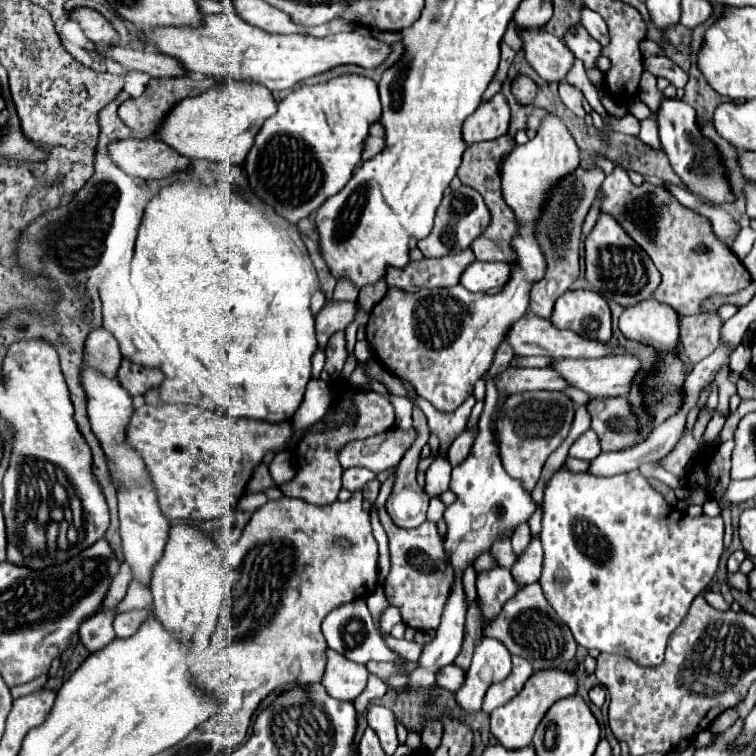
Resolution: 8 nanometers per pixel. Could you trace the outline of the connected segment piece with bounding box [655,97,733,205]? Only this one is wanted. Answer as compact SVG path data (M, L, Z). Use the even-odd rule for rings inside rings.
M663 97L661 107L659 107L655 117L657 117L657 123L659 123L661 147L665 149L673 171L685 181L685 185L693 193L697 193L701 197L707 197L713 205L733 201L729 183L723 177L723 167L719 163L719 153L717 153L715 145L699 133L697 119L695 119L695 109L681 99Z

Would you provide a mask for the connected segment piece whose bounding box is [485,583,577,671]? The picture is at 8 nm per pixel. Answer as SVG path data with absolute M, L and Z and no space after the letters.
M539 583L525 585L509 601L505 601L499 615L485 625L485 635L501 639L513 655L533 661L535 671L559 667L561 663L573 659L577 651L577 643L569 627L559 617L555 619L555 611L549 607Z

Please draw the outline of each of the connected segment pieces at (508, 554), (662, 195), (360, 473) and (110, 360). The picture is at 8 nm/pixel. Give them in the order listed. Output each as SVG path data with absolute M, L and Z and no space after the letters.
M503 541L503 543L497 543L493 545L491 553L495 553L495 561L499 567L505 567L505 569L511 569L513 563L517 561L513 549L511 549L511 541Z
M615 163L611 175L601 185L599 211L611 215L625 233L647 251L661 273L661 285L653 297L671 305L679 315L701 313L701 301L713 293L731 295L751 283L751 275L733 249L717 239L707 217L681 205L663 185L633 185L627 171Z
M349 467L343 471L343 487L349 491L361 489L367 481L371 481L375 475L365 467Z
M99 327L99 329L93 329L89 335L87 335L87 347L93 347L87 351L87 359L93 367L105 371L105 375L113 377L117 375L117 369L119 369L119 363L121 363L121 351L119 351L119 343L117 339L105 329L105 327Z

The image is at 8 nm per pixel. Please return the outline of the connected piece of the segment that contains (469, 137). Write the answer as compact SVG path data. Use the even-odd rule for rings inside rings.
M499 91L497 95L493 95L493 99L481 103L479 109L465 119L463 137L469 145L477 141L497 139L507 133L509 119L511 119L511 109L507 97Z

